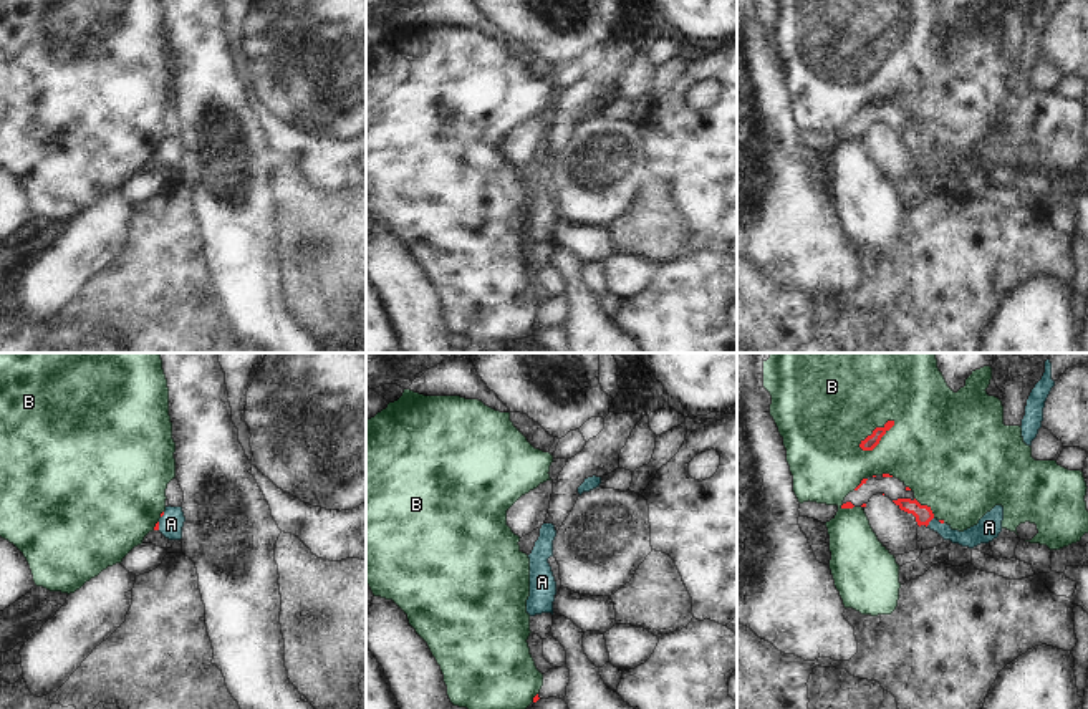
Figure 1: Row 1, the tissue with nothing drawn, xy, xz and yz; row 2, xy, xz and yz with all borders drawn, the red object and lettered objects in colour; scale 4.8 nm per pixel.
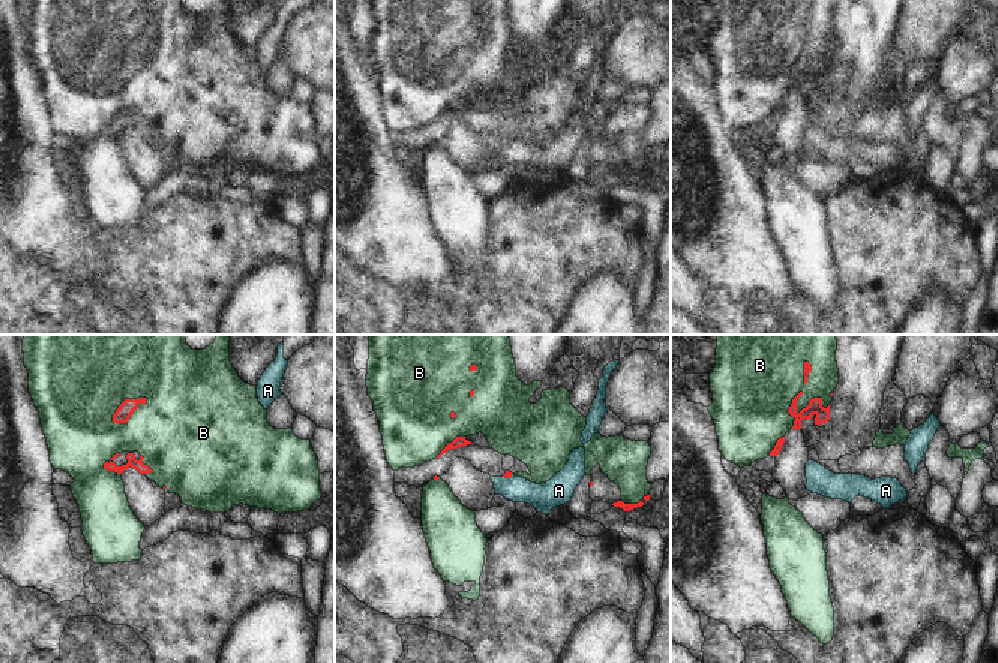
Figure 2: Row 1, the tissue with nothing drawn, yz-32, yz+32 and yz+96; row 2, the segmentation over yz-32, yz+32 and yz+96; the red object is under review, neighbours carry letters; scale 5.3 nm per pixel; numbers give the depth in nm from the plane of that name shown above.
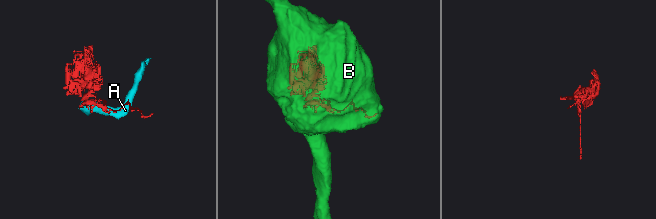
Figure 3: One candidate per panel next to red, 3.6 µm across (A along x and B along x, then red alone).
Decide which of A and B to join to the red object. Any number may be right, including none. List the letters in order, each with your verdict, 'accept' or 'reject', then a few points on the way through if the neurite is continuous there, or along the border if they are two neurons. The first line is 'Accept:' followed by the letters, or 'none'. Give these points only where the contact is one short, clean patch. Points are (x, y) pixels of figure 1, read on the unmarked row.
Accept: B
A: reject; border yz (933, 146), (926, 154)
B: accept

